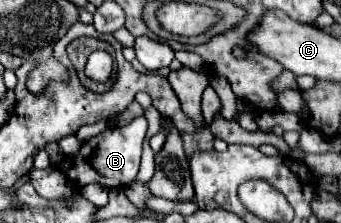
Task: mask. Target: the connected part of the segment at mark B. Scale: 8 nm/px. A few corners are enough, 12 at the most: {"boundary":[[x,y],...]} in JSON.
{"boundary":[[145,116],[99,134],[89,156],[57,168],[77,188],[137,178]]}

